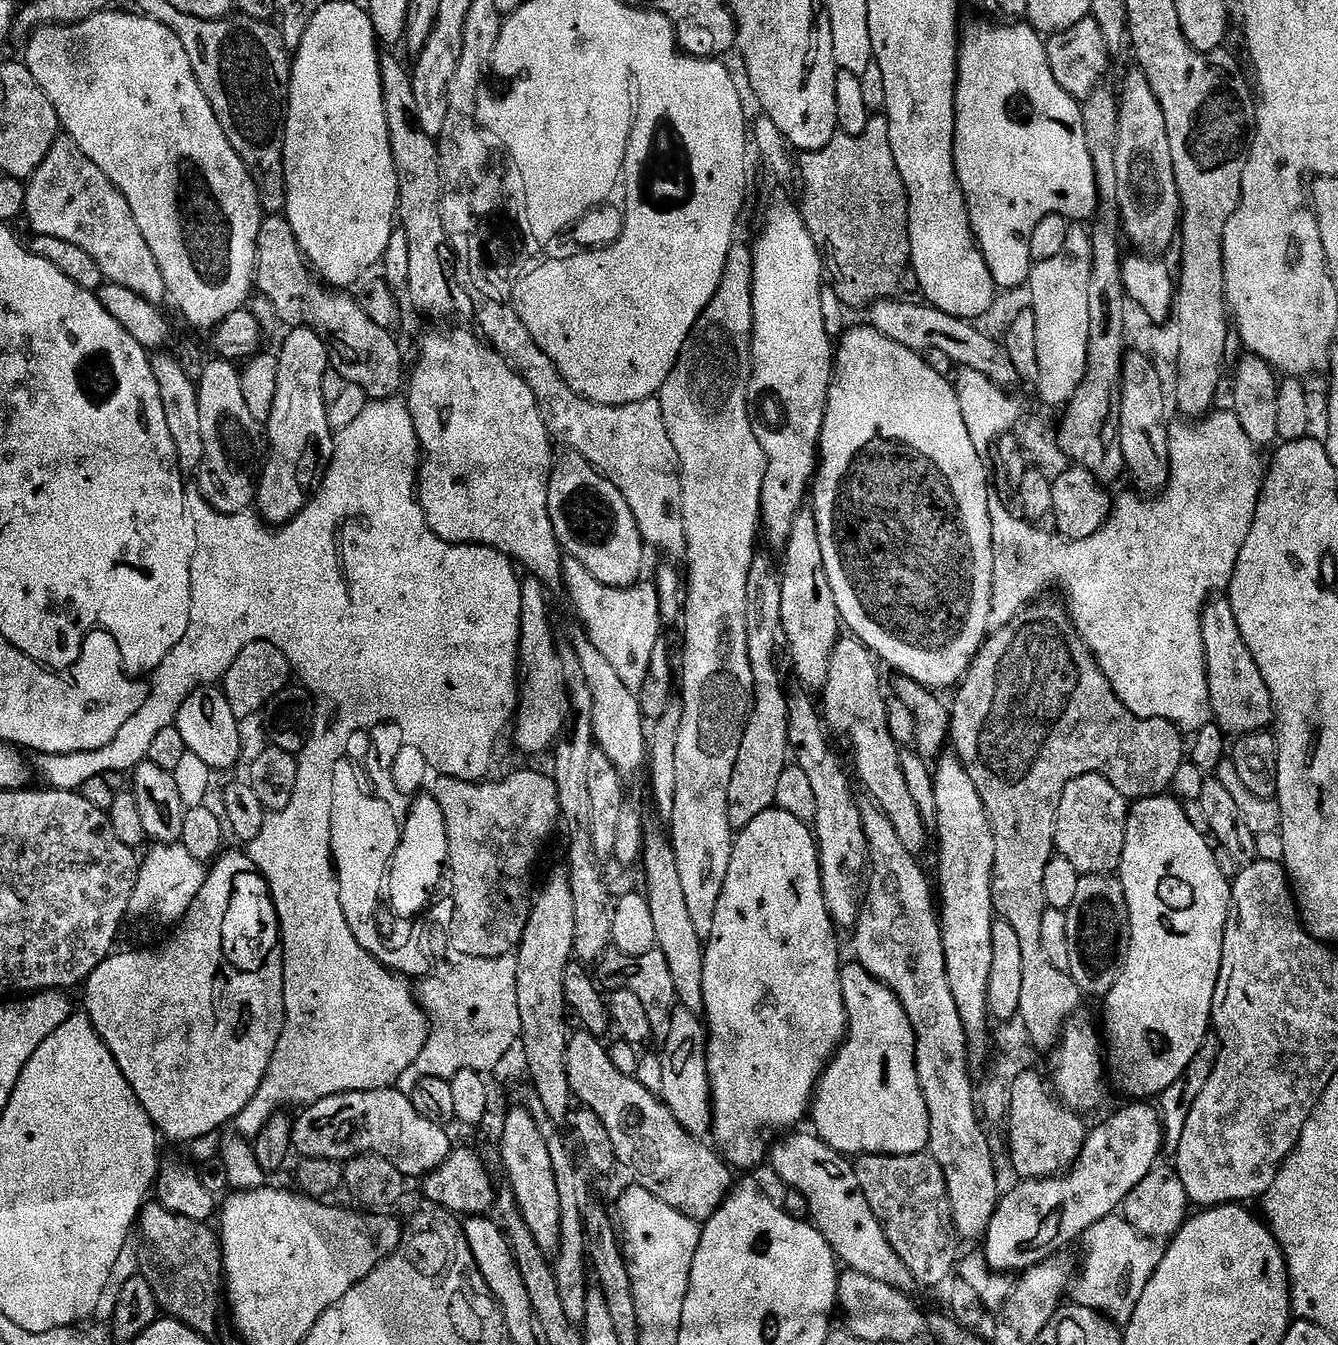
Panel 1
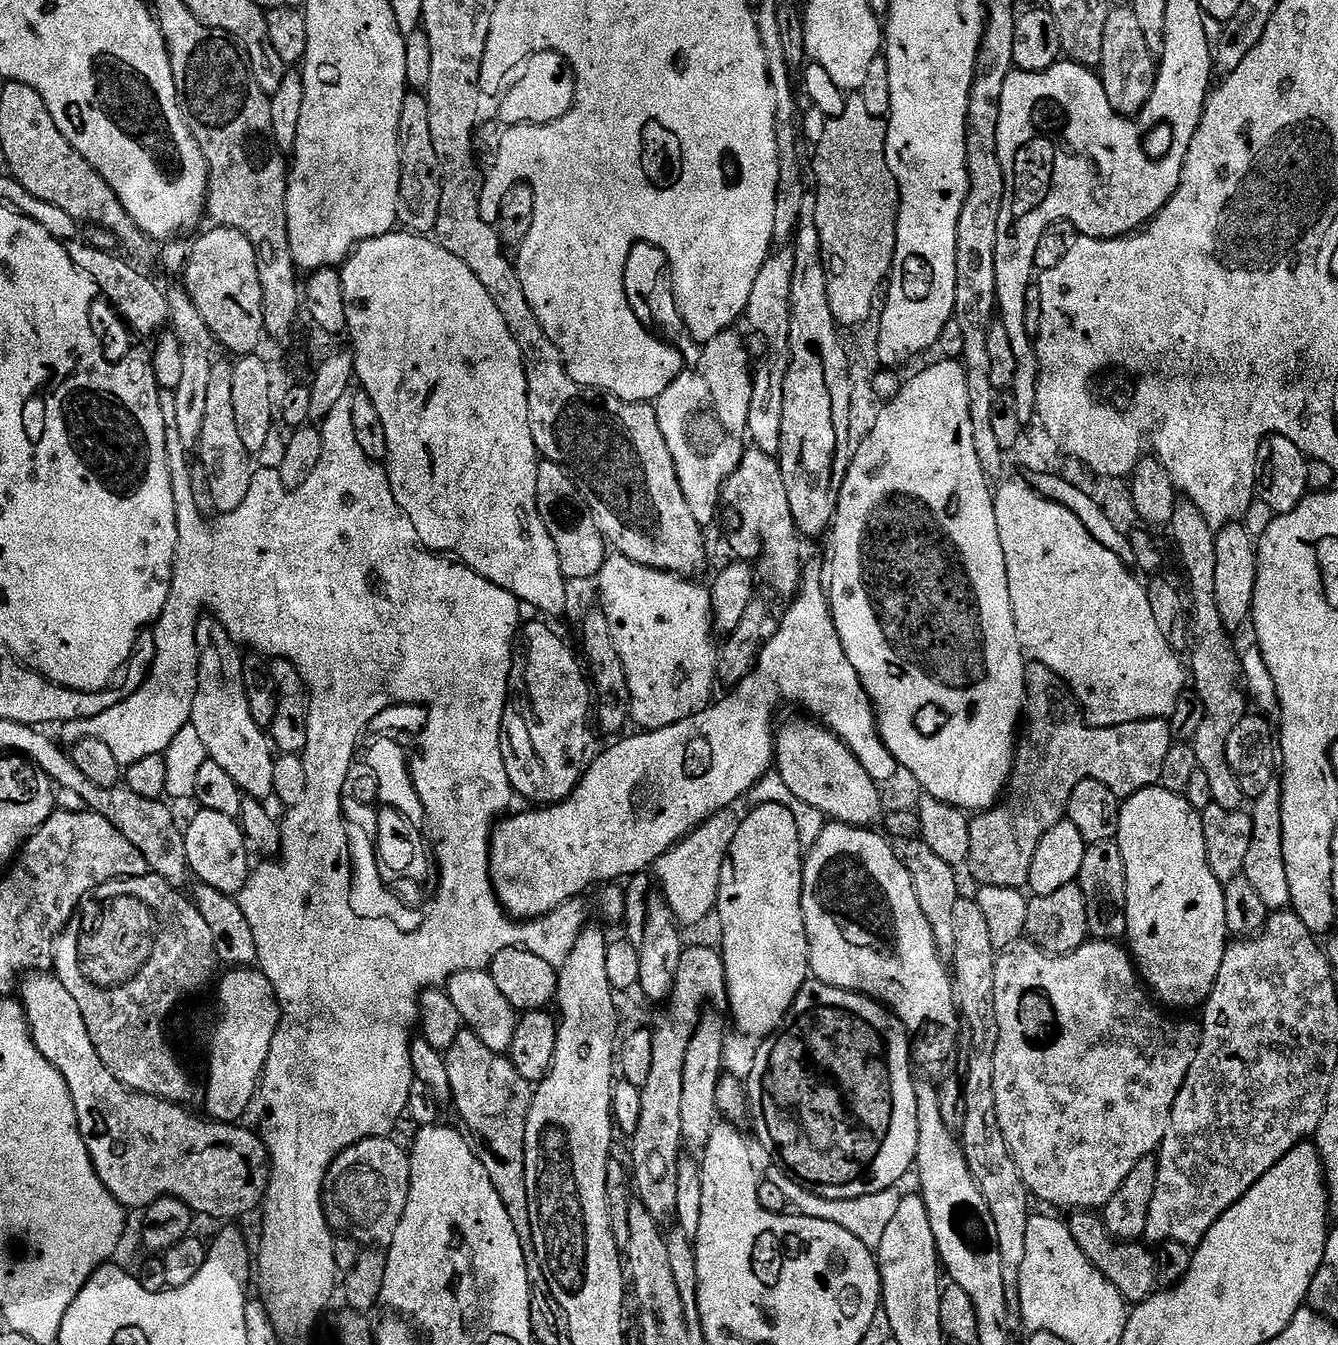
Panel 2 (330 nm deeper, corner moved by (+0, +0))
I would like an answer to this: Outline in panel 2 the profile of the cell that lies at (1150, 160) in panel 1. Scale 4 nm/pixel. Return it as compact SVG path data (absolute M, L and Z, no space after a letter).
M1128 6L1113 7L1106 18L1106 35L1102 38L1102 62L1098 69L1106 98L1110 98L1110 106L1114 106L1120 116L1135 118L1144 109L1154 90L1157 71L1157 57L1152 56L1146 46L1137 15Z

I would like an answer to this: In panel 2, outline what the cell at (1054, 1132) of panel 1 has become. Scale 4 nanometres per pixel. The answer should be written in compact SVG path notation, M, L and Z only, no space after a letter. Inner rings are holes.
M1080 1210L1075 1213L1073 1220L1067 1221L1068 1229L1072 1231L1074 1242L1078 1242L1078 1250L1090 1258L1095 1266L1111 1284L1124 1295L1129 1305L1135 1306L1151 1298L1157 1291L1156 1252L1151 1247L1140 1242L1117 1243L1108 1233L1103 1219L1095 1211ZM1144 1247L1144 1248L1143 1248Z

